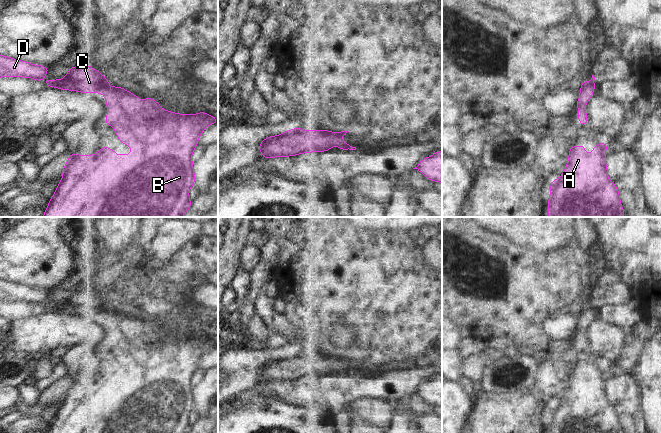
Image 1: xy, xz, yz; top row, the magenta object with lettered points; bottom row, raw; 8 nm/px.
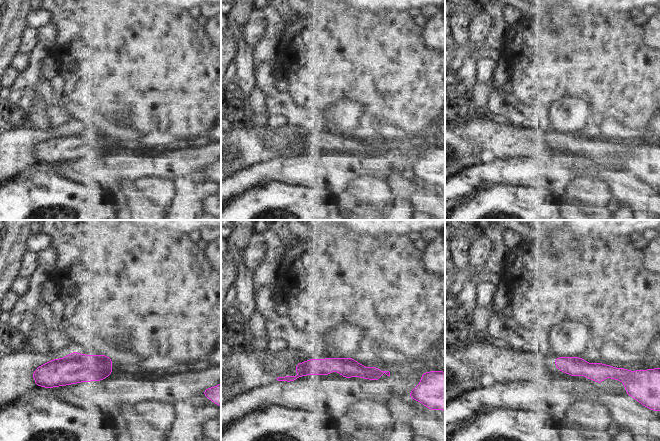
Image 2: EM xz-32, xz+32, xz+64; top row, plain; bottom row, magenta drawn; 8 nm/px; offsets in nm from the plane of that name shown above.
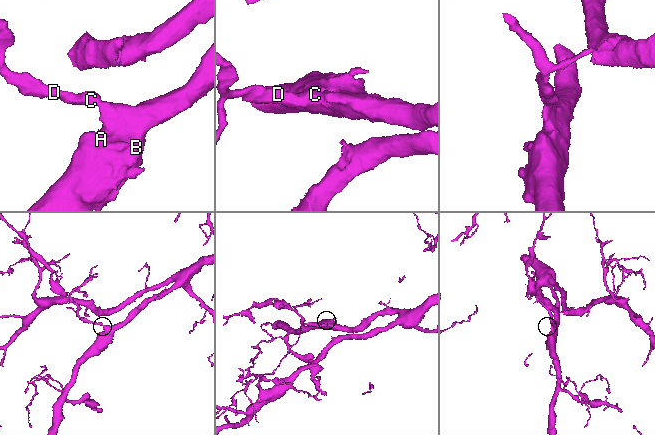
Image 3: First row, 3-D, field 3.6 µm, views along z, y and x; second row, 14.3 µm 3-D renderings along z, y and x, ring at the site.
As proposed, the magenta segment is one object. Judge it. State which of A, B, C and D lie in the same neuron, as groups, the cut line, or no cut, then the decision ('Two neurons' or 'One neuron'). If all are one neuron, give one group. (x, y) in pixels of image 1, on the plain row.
Groups: A B C D. No split. One neuron.

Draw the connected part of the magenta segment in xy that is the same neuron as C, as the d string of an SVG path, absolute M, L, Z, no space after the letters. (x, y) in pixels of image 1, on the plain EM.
M89 289L71 291L65 302L60 304L45 304L48 311L62 314L79 315L82 317L102 317L106 323L106 349L115 352L115 358L121 367L129 369L132 377L116 379L114 374L103 371L95 379L69 378L60 405L47 433L189 433L189 413L195 408L195 398L191 384L192 377L198 369L198 362L210 348L216 348L217 343L205 336L198 338L176 338L163 334L159 326L151 322L143 323L124 314L122 311L110 311L109 305Z

